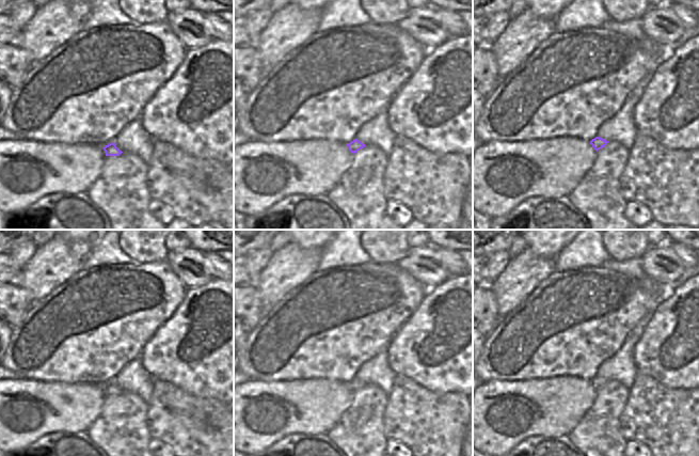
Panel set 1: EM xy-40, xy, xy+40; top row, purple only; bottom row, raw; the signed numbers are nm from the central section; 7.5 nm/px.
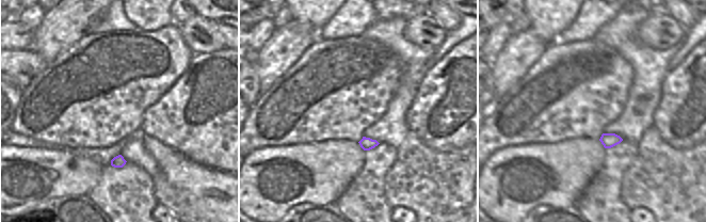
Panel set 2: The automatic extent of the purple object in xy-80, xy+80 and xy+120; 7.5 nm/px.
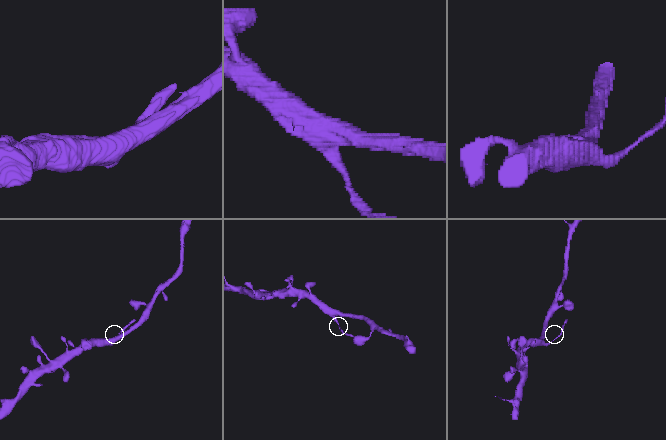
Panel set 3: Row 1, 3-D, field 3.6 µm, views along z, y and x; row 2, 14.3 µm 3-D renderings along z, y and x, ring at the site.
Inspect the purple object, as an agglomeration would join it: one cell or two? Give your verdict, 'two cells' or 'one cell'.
two cells

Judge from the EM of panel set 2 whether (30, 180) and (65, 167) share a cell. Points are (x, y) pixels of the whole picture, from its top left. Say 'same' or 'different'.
same

